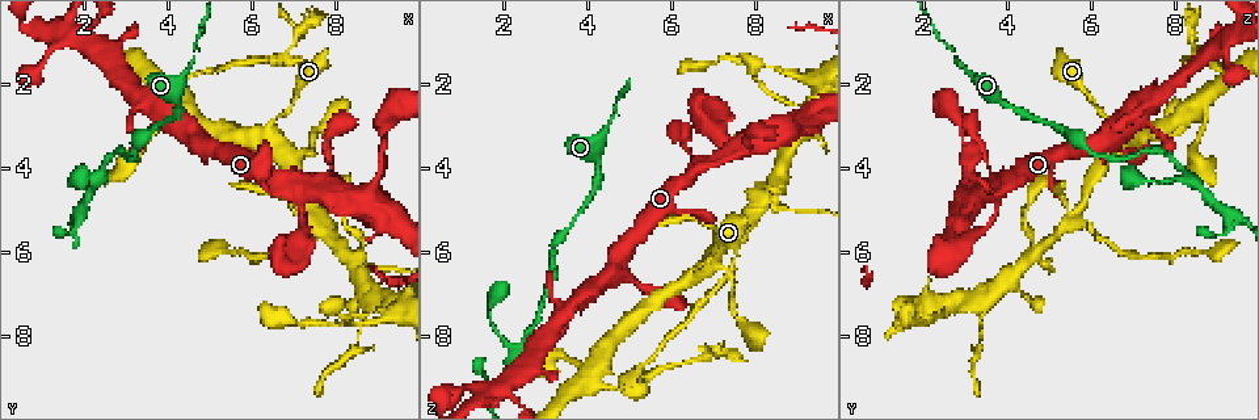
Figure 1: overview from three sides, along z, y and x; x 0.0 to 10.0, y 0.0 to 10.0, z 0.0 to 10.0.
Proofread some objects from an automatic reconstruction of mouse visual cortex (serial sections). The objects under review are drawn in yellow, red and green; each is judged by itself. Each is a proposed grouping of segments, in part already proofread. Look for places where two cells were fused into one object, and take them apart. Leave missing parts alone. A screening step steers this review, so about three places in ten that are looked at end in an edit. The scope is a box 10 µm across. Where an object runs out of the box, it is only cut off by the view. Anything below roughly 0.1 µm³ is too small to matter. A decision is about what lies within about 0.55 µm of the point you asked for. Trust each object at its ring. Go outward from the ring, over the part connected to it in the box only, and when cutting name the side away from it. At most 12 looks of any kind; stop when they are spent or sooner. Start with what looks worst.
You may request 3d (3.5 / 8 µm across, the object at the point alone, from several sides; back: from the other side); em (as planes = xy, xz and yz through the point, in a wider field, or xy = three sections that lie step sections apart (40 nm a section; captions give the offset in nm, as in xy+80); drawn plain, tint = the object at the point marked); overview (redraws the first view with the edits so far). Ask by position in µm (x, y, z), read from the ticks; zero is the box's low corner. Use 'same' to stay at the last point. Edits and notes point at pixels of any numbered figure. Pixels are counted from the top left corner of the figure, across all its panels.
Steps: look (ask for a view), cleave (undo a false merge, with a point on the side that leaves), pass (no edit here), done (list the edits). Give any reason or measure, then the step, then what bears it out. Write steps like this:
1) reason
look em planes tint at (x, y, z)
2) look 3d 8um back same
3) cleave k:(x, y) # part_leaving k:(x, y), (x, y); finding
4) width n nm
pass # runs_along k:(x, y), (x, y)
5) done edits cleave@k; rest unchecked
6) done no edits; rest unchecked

look 3d 3.5um at (7.50, 5.25, 5.60)

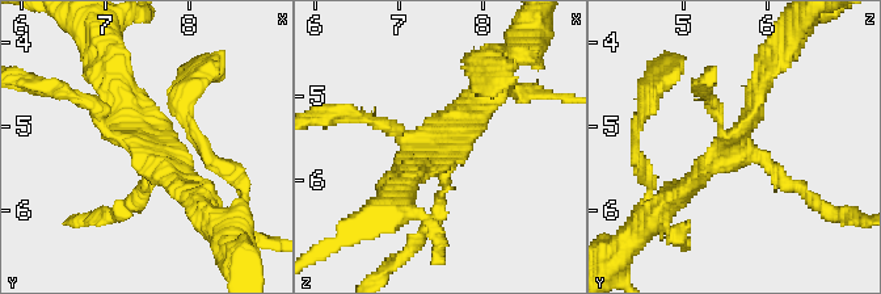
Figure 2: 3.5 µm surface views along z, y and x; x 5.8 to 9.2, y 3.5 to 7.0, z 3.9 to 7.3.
look em xy step 5 plain at (7.50, 5.20, 5.65)

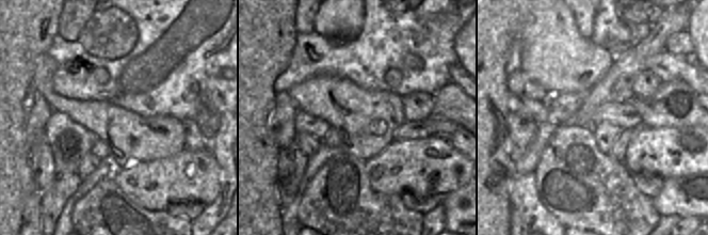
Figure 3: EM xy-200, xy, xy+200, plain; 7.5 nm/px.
where the object lies
look em xy step 5 tint same

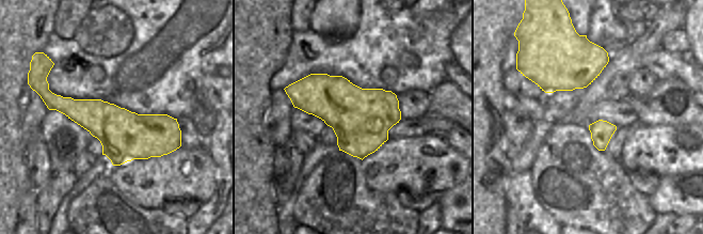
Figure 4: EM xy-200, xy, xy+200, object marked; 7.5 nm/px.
pass # runs_along 2:(766, 75), (736, 143), (678, 196); one cell here

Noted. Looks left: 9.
look 3d 3.5um at (8.40, 6.25, 4.35)

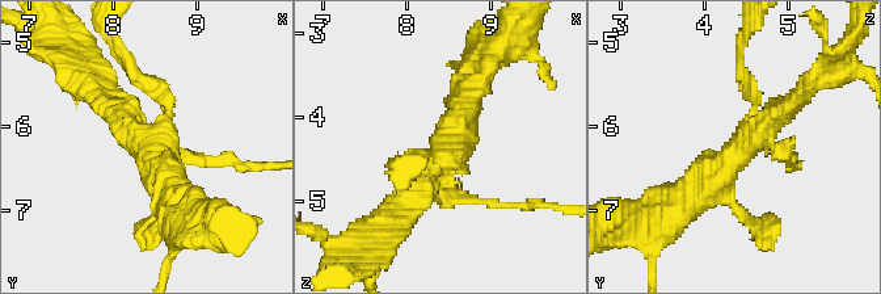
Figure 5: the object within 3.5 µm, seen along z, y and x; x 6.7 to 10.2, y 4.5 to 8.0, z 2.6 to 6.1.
arms 4; arm_widths 150, 150, 300, 400 nm; shape alone is not enough
look em xy step 1 tint at (8.40, 6.30, 4.40)

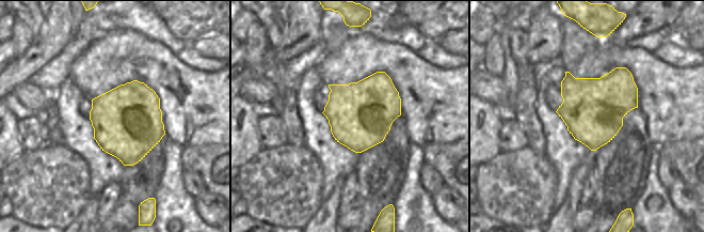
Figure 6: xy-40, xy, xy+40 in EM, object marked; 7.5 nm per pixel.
pass # runs_along 5:(797, 100), (679, 204); continuous, no second cell

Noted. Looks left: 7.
branch point
look 3d 8um at (9.35, 7.20, 2.60)

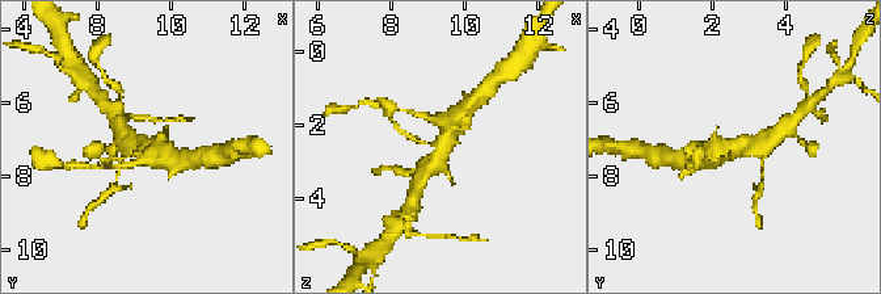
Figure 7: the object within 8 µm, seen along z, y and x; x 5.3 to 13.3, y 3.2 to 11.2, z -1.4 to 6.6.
look em xy step 2 tint same

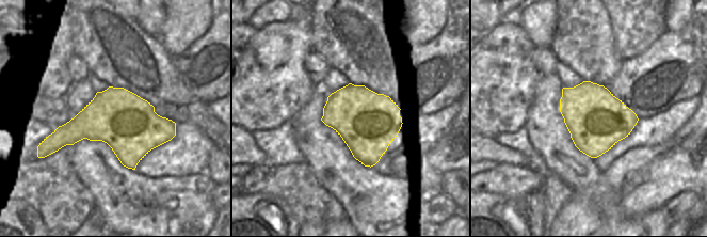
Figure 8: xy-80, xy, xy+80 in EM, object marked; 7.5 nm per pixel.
pass # runs_along 7:(418, 180), (450, 131), (441, 122); all the same cell

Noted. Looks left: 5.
narrows sharply
look 3d 8um at (5.15, 1.65, 9.15)

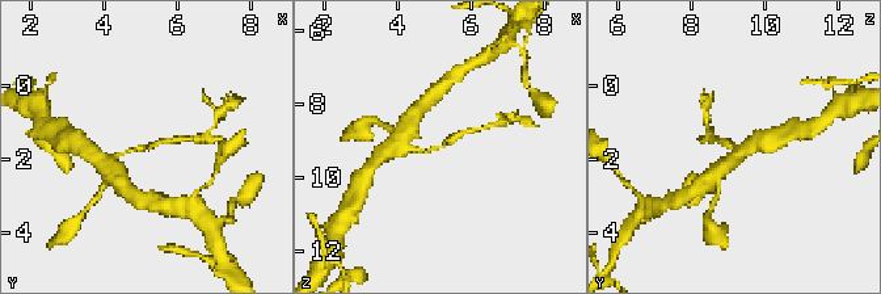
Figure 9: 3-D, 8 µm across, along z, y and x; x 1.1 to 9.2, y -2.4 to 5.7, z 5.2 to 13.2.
zoom in
look 3d 3.5um back same

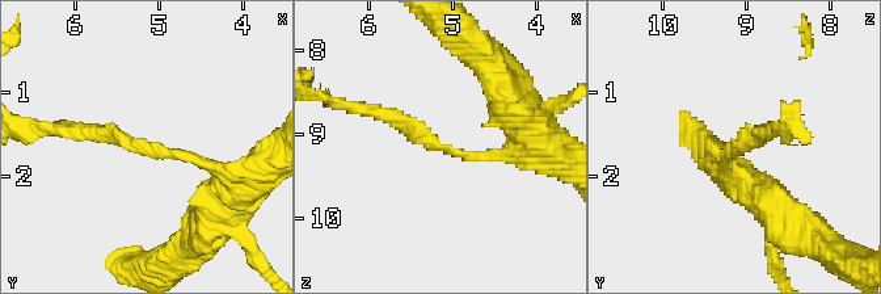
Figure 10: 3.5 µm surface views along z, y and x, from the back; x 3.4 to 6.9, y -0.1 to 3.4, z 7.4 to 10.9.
arm_widths 200, 200 nm; shape alone is not enough
look em planes tint at (5.15, 1.70, 9.10)

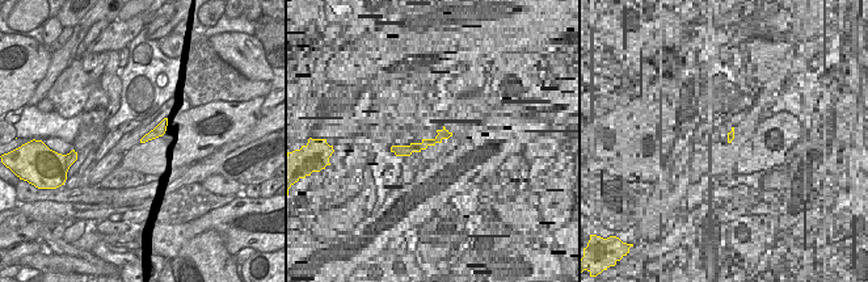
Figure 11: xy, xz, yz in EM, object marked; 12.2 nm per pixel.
pass # runs_along 10:(226, 175), (74, 131); one cell here

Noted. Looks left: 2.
branch point
look em xy step 1 tint at (2.30, 4.30, 8.35)

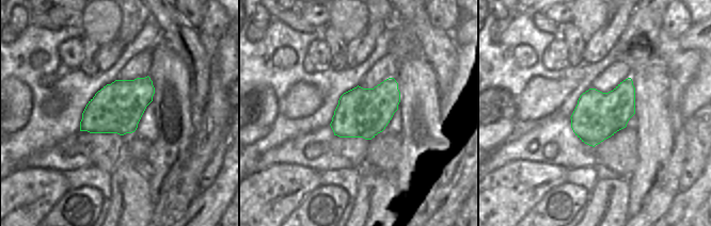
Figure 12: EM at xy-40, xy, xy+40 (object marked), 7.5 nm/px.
look 3d 3.5um same

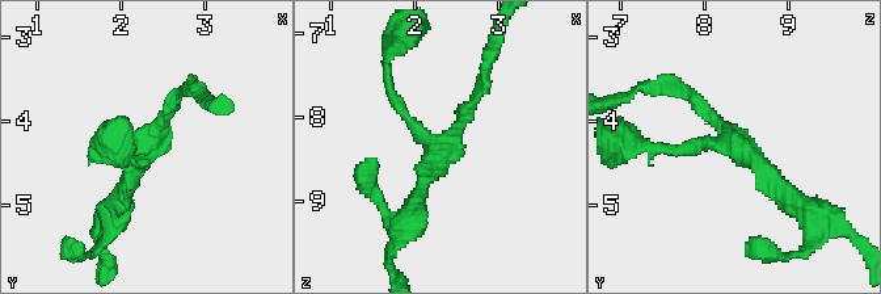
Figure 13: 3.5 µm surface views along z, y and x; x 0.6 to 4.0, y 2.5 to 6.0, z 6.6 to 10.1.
pass # runs_along 13:(679, 89), (793, 198); one cell here

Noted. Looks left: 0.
done no edits; rest unchecked

